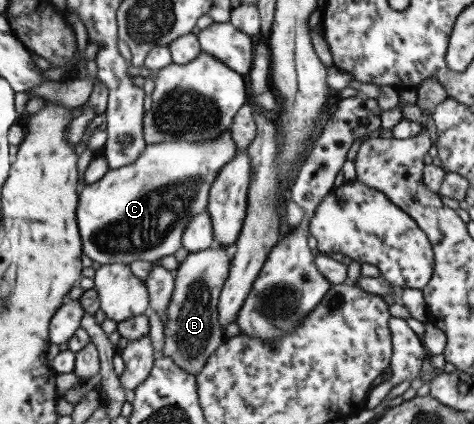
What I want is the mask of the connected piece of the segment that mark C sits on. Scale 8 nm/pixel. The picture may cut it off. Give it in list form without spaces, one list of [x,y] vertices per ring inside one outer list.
[[[230,128],[210,141],[169,141],[150,144],[130,164],[109,172],[93,184],[81,188],[76,217],[80,232],[83,256],[105,264],[127,264],[131,262],[154,262],[175,255],[182,248],[182,234],[192,216],[208,208],[210,188],[219,171],[236,155],[237,143]]]

